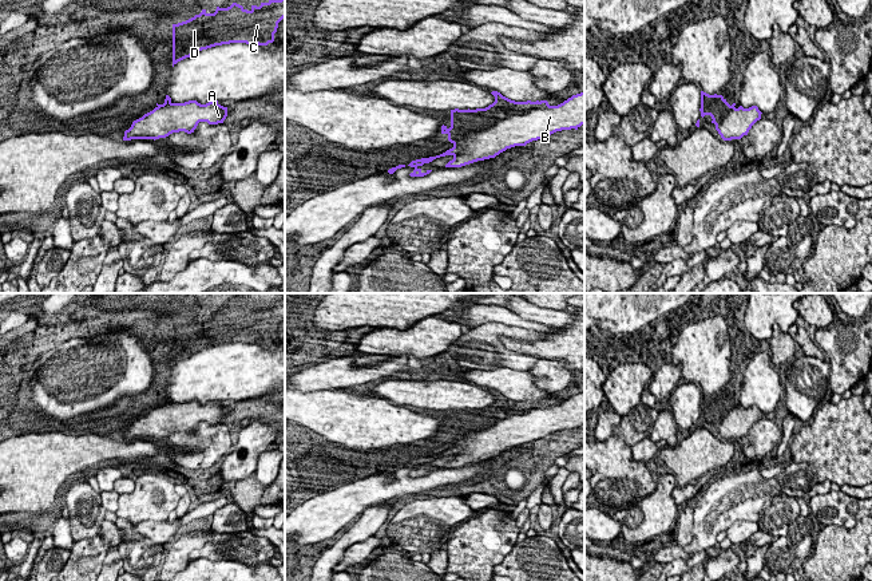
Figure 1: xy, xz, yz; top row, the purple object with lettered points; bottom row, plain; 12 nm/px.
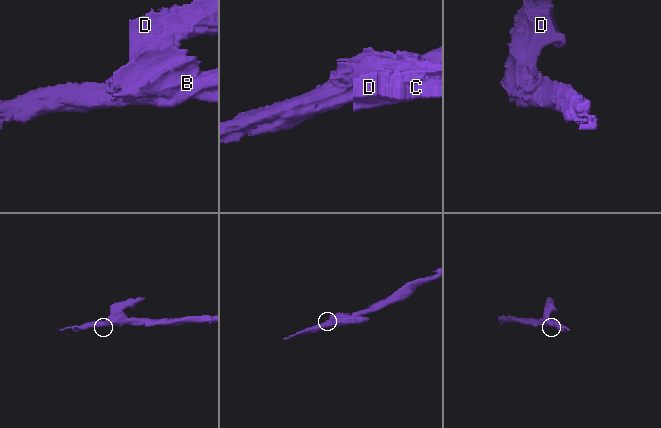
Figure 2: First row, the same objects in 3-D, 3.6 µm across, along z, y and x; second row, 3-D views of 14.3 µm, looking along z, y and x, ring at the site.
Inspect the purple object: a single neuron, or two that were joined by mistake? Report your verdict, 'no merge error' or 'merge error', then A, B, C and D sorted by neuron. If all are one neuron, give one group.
no merge error | A B C D

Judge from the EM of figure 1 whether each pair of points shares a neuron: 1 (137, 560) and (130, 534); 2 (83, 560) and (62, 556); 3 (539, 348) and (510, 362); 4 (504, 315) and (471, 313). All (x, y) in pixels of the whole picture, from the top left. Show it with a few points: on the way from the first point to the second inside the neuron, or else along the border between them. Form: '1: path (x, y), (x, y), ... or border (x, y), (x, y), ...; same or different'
1: path (145, 553), (145, 542), (138, 537); same
2: border (71, 550), (62, 566); different
3: border (519, 354), (539, 358); different
4: path (496, 313), (479, 313); same

